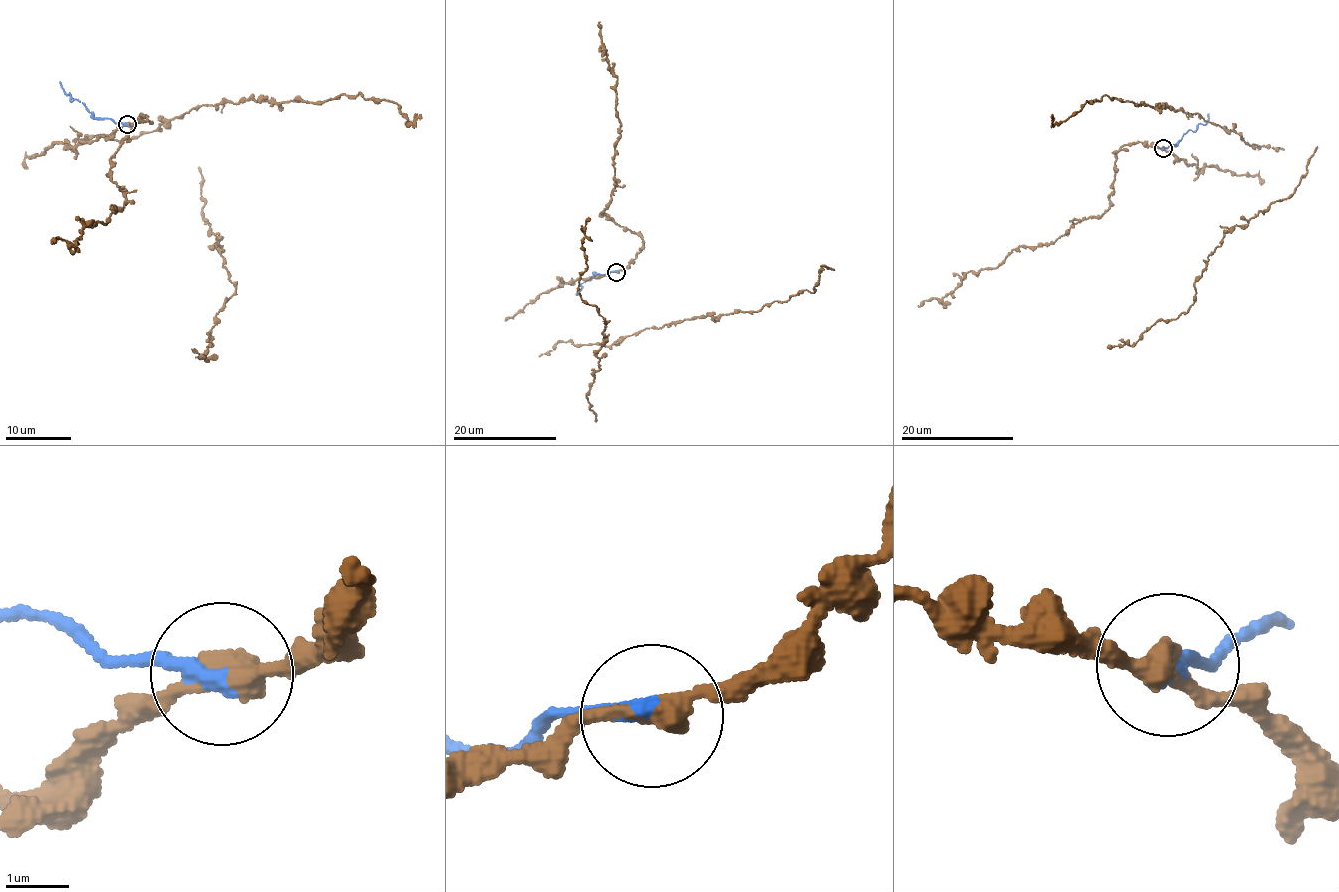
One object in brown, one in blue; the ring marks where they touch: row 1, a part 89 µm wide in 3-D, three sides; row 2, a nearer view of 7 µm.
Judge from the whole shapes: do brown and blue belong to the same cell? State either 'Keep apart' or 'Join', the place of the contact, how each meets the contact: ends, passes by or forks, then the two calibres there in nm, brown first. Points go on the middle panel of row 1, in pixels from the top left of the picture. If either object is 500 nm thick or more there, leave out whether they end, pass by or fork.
Keep apart. Place: (616, 272). At the ring brown passes by. At the ring blue ends. Thickness 320 nm (brown) against 320 nm

